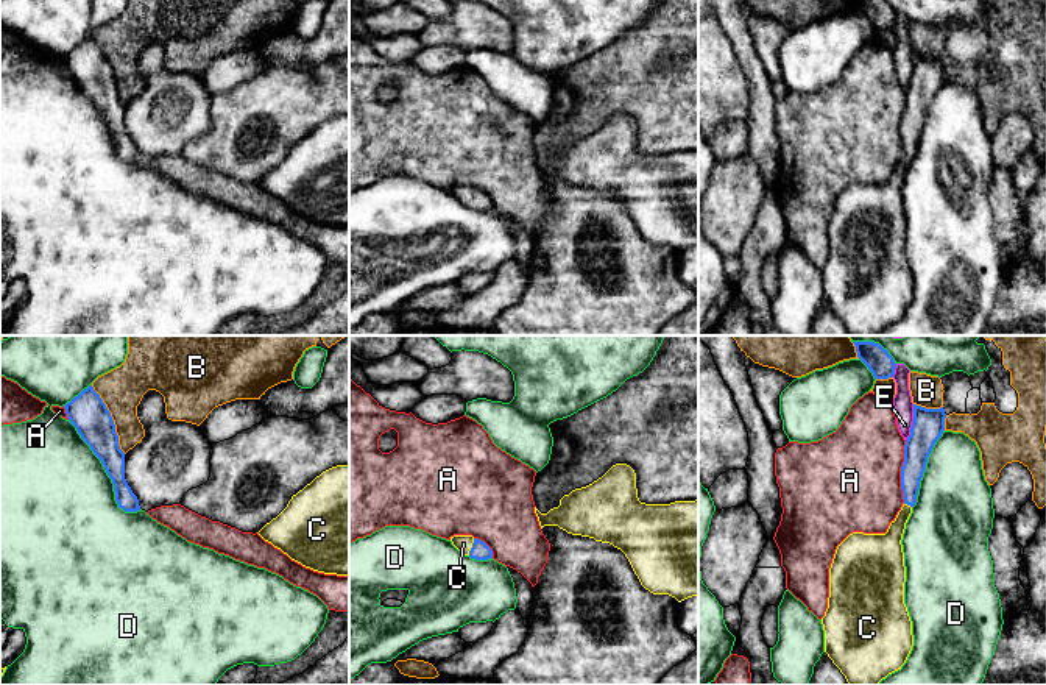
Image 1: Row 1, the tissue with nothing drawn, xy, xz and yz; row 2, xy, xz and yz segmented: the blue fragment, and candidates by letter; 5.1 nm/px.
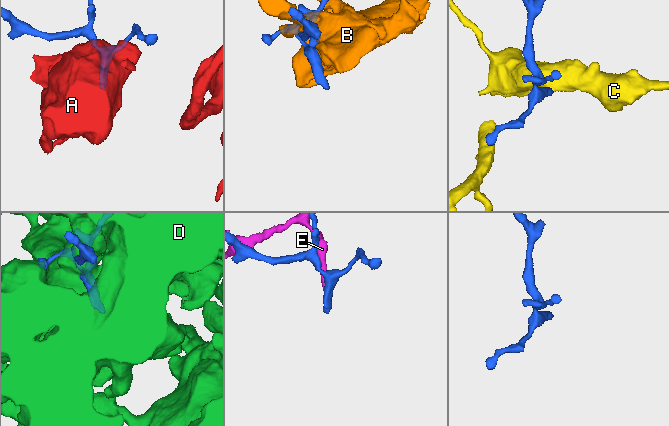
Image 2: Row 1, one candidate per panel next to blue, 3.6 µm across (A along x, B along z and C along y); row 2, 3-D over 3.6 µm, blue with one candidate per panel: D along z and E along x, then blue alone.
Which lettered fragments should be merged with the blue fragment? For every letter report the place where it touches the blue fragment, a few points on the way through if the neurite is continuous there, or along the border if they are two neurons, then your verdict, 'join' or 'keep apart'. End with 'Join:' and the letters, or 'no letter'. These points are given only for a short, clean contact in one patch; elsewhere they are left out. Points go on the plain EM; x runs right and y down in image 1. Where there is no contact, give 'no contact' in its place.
A: contact yz (901, 122); keep apart
B: contact xy (113, 70); keep apart
C: contact xz (473, 197); way xz (480, 202), (473, 197), (463, 194); join
D: contact xy (106, 122); keep apart
E: contact yz (912, 74); keep apart
Join: C

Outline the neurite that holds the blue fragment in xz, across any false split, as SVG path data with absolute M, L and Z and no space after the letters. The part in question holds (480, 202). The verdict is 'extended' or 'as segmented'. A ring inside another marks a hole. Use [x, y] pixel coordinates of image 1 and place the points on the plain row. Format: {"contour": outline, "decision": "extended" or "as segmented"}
{"contour": "M454 186L451 187L452 195L465 206L469 206L475 211L488 211L493 209L491 198L472 186Z", "decision": "extended"}

